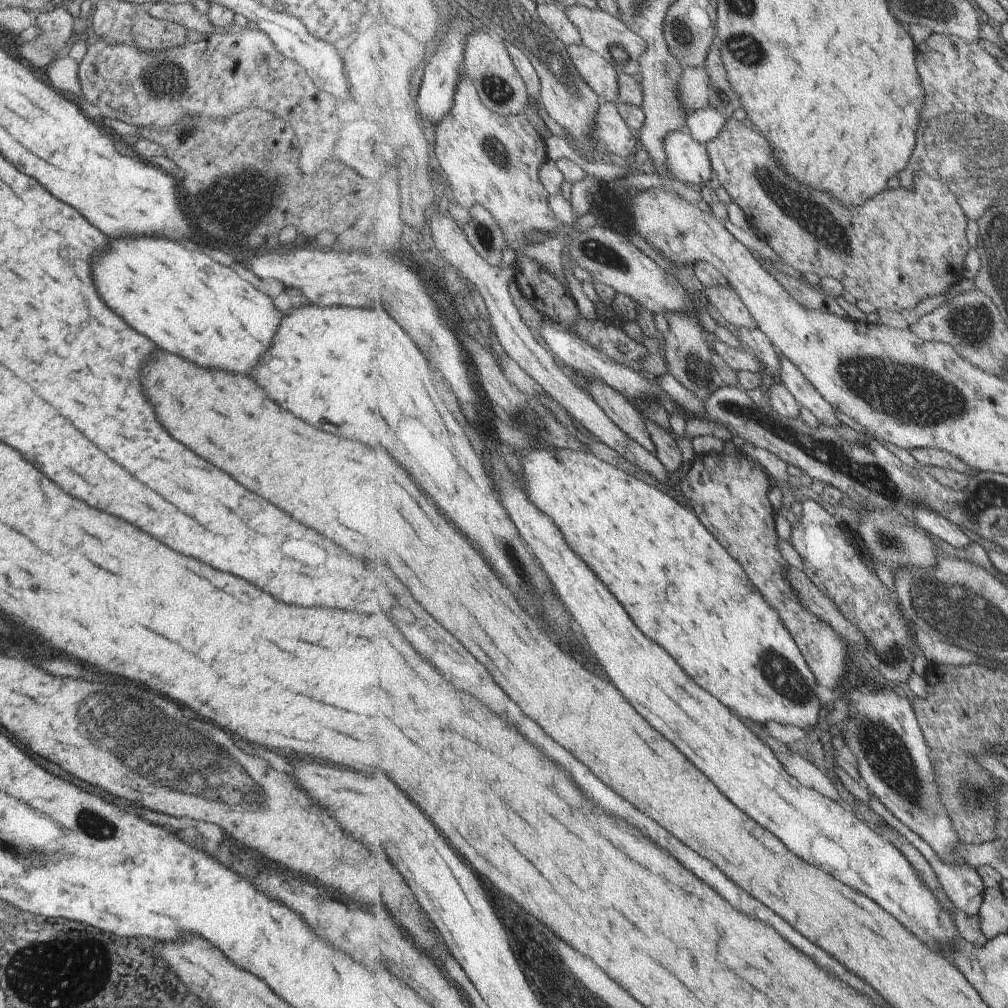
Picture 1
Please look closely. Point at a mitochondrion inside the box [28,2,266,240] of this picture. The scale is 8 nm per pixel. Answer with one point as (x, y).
(167, 79)

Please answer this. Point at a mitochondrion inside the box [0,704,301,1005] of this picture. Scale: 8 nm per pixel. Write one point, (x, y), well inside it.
(88, 822)

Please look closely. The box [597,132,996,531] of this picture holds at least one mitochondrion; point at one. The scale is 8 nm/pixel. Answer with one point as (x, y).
(910, 393)

